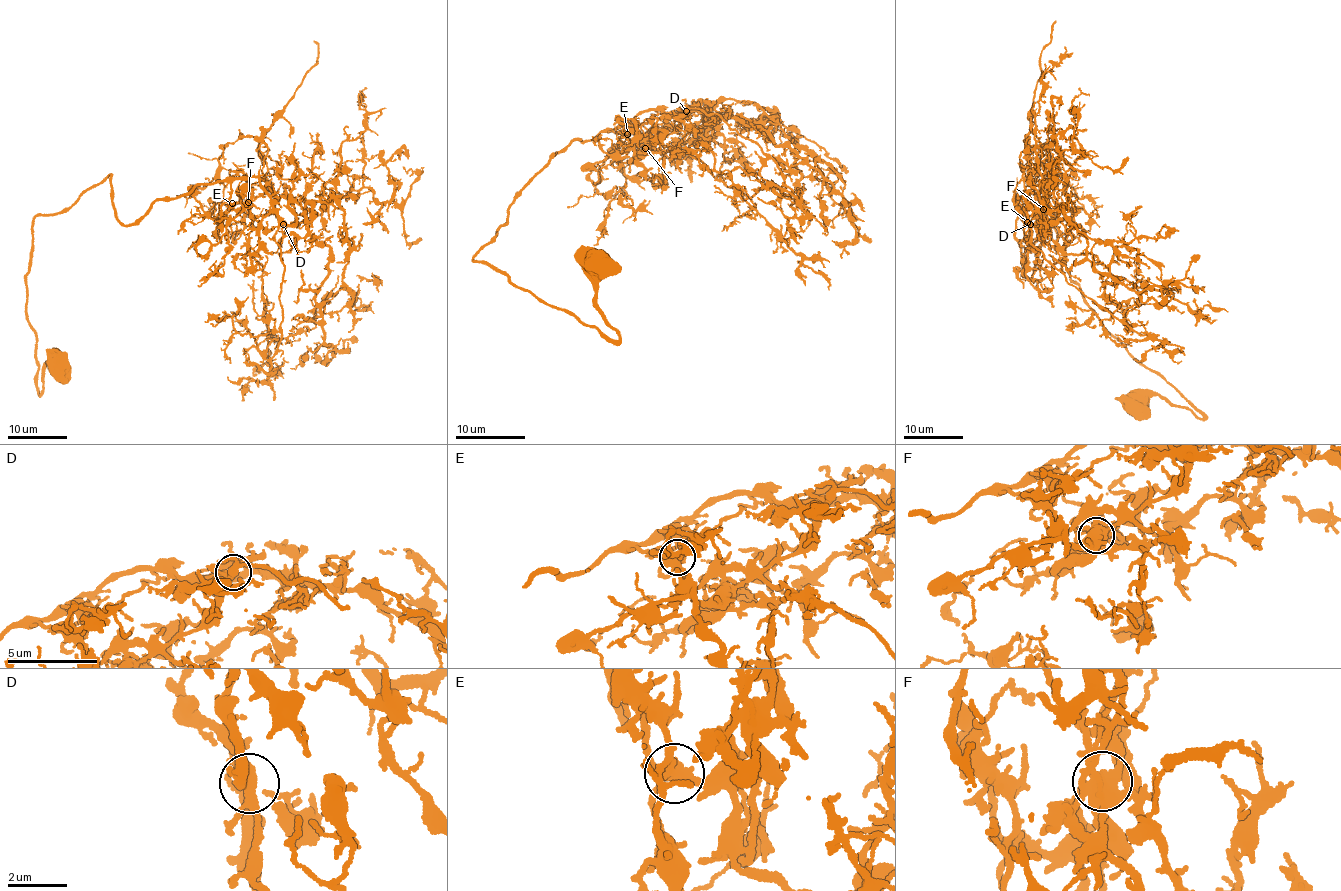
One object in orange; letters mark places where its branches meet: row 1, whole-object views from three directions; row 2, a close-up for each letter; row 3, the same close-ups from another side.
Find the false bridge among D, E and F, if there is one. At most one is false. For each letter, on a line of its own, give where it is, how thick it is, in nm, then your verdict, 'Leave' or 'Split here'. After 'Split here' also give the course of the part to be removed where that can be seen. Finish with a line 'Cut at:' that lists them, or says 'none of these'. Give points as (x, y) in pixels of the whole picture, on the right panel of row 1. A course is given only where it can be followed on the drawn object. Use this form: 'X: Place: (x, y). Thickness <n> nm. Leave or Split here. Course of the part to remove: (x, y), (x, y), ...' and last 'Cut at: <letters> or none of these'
D: Place: (1030, 224). Thickness 360 nm. Leave
E: Place: (1027, 222). Thickness 320 nm. Leave
F: Place: (1043, 209). Thickness 460 nm. Split here. Course of the part to remove: (1043, 209), (1021, 168), (1020, 154), (1037, 146), (1046, 148), (1071, 187), (1072, 195), (1089, 215), (1088, 230)
Cut at: F

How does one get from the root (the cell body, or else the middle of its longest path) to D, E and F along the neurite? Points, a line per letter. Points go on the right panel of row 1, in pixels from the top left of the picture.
D: (1139, 408), (1154, 395), (1202, 417), (1104, 326), (1070, 278), (1054, 228), (1025, 277), (1015, 192), (1030, 224)
E: (1139, 408), (1154, 395), (1202, 417), (1104, 326), (1070, 278), (1054, 228), (1025, 277), (1016, 205), (1027, 222)
F: (1139, 408), (1154, 395), (1202, 417), (1104, 326), (1054, 228), (1025, 277), (1016, 205), (1032, 222), (1043, 209)

